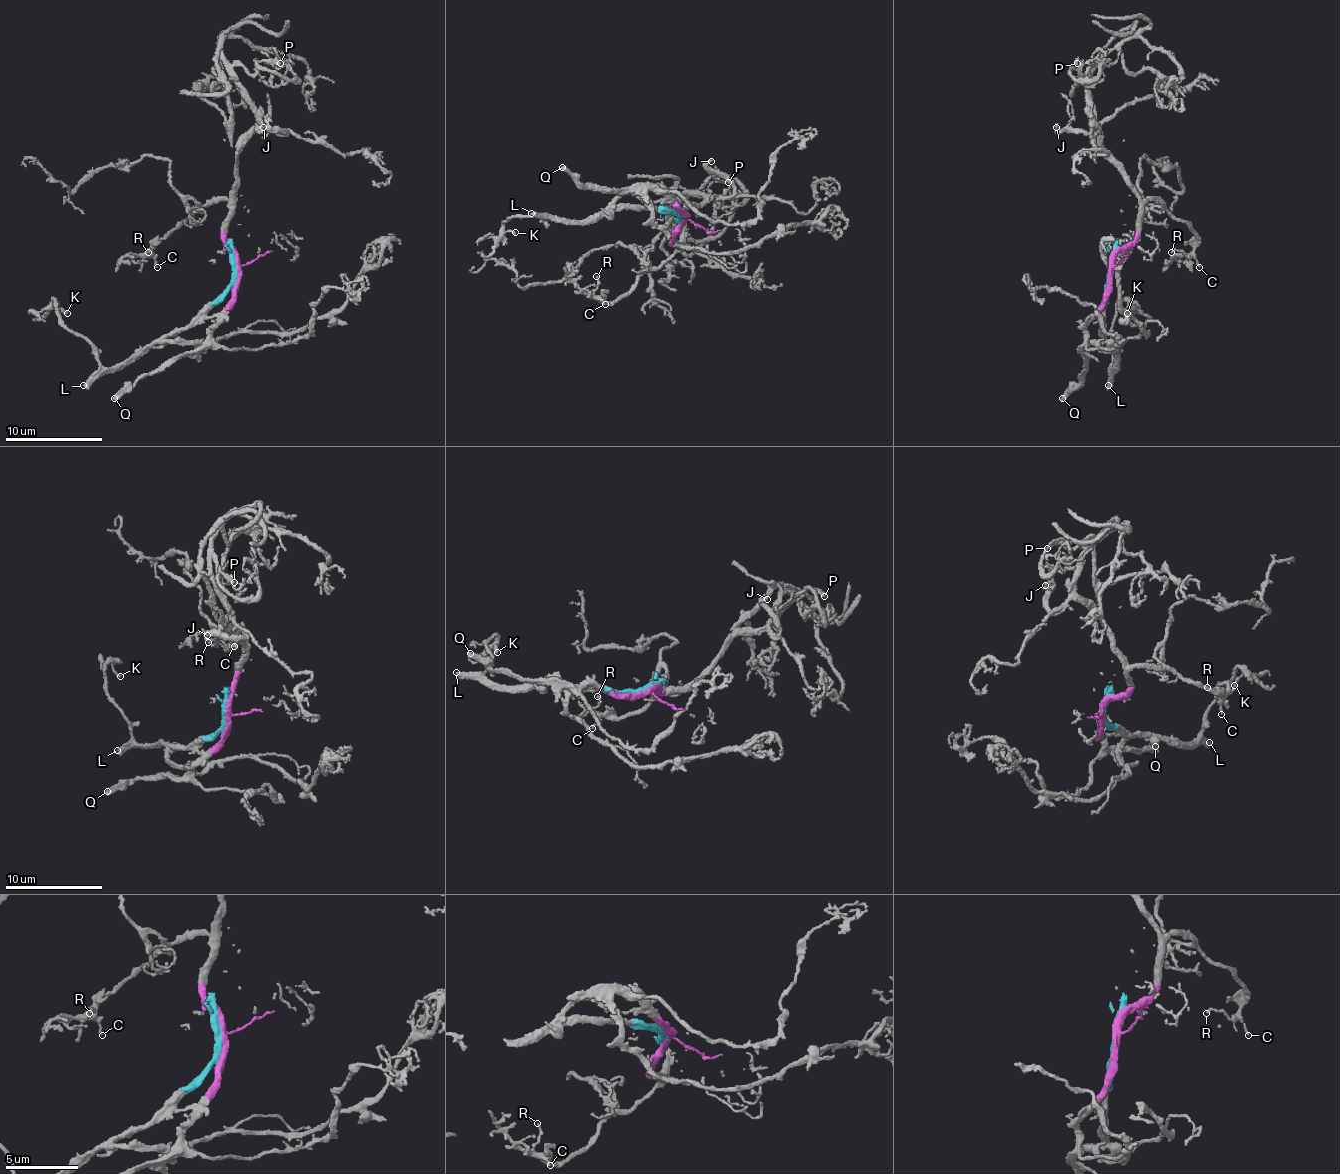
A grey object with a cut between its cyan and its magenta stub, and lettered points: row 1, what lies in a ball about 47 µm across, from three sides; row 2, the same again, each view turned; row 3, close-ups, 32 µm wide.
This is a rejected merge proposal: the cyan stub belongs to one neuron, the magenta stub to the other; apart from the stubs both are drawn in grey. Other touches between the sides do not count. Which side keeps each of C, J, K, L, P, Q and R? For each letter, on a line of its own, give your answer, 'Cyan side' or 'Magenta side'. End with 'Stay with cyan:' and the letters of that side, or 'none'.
C: Magenta side
J: Magenta side
K: Cyan side
L: Cyan side
P: Magenta side
Q: Magenta side
R: Magenta side
Stay with cyan: K, L

